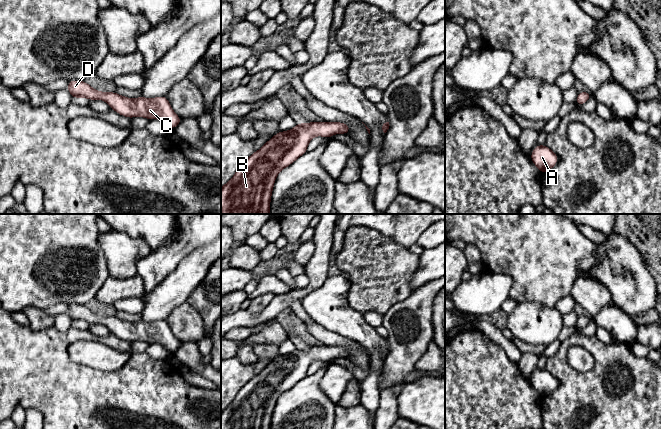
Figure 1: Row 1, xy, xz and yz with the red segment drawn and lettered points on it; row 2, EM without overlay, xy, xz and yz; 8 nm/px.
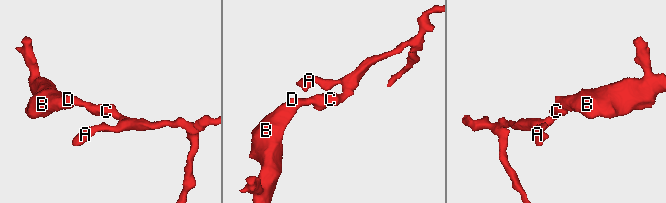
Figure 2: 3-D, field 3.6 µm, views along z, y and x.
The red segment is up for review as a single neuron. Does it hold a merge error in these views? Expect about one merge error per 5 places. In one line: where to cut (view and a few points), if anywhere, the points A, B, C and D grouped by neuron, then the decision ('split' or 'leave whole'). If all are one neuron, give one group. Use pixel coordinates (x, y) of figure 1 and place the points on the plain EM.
no cut | A B C D | leave whole

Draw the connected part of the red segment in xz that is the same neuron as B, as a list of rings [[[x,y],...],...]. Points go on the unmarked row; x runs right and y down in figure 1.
[[[310,346],[298,347],[294,352],[281,356],[279,355],[267,365],[258,375],[255,375],[242,388],[239,389],[234,400],[221,411],[221,429],[270,429],[273,410],[279,396],[291,389],[300,380],[307,376],[309,366],[315,360],[329,362],[334,358],[348,358],[350,349],[341,346]]]

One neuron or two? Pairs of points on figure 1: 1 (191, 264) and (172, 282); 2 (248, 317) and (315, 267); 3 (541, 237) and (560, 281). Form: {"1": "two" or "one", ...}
{"1": "one", "2": "one", "3": "one"}

